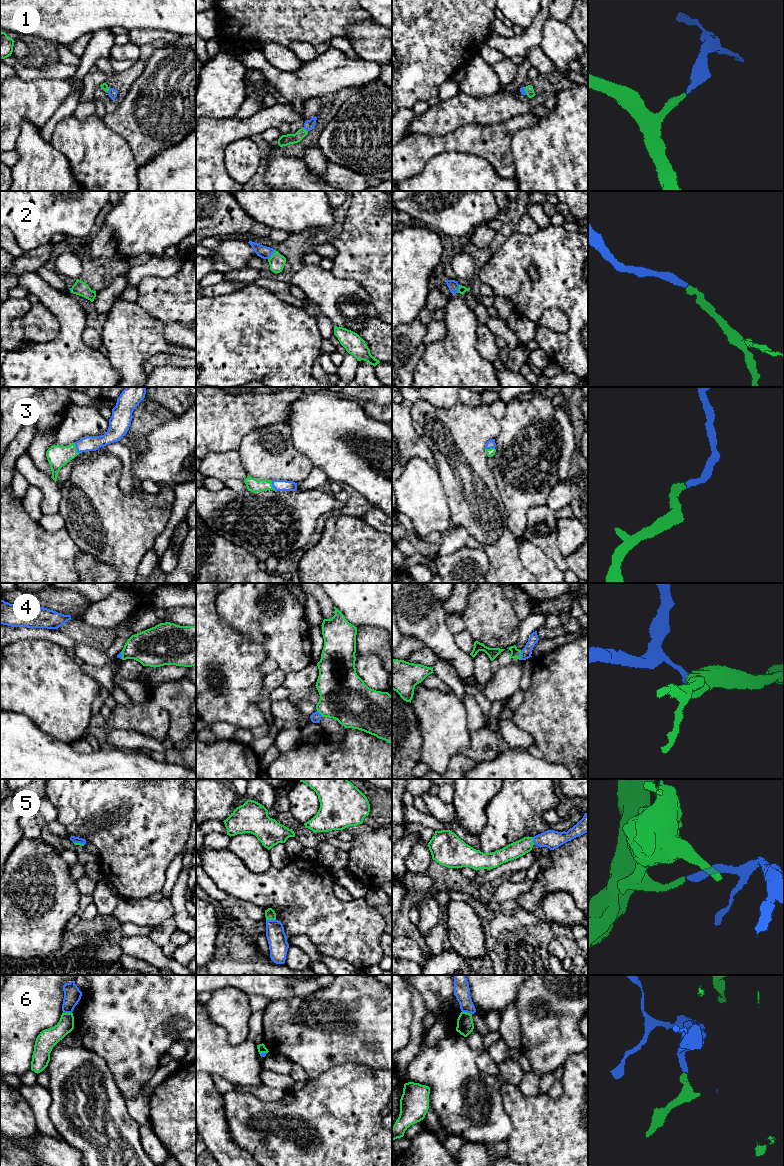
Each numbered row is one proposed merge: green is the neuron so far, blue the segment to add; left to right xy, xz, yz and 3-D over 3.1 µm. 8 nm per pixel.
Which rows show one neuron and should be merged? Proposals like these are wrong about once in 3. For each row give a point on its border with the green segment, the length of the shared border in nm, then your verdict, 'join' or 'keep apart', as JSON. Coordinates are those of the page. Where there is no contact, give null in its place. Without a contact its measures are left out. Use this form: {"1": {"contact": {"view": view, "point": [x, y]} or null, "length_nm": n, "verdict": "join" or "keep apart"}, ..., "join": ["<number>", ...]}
{"1": {"contact": {"view": "xz", "point": [304, 129]}, "length_nm": 50, "verdict": "join"}, "2": {"contact": {"view": "xz", "point": [271, 255]}, "length_nm": 100, "verdict": "join"}, "3": {"contact": {"view": "xz", "point": [271, 485]}, "length_nm": 100, "verdict": "join"}, "4": {"contact": {"view": "yz", "point": [520, 655]}, "length_nm": 80, "verdict": "keep apart"}, "5": {"contact": {"view": "xz", "point": [270, 919]}, "length_nm": 80, "verdict": "join"}, "6": {"contact": {"view": "yz", "point": [466, 1012]}, "length_nm": 80, "verdict": "keep apart"}, "join": ["1", "2", "3", "5"]}

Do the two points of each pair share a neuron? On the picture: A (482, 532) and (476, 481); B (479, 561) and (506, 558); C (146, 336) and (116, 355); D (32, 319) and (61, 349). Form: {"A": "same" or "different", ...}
{"A": "same", "B": "different", "C": "same", "D": "different"}

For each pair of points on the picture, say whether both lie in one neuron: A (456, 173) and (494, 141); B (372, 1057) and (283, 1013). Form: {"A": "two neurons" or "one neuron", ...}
{"A": "two neurons", "B": "one neuron"}

